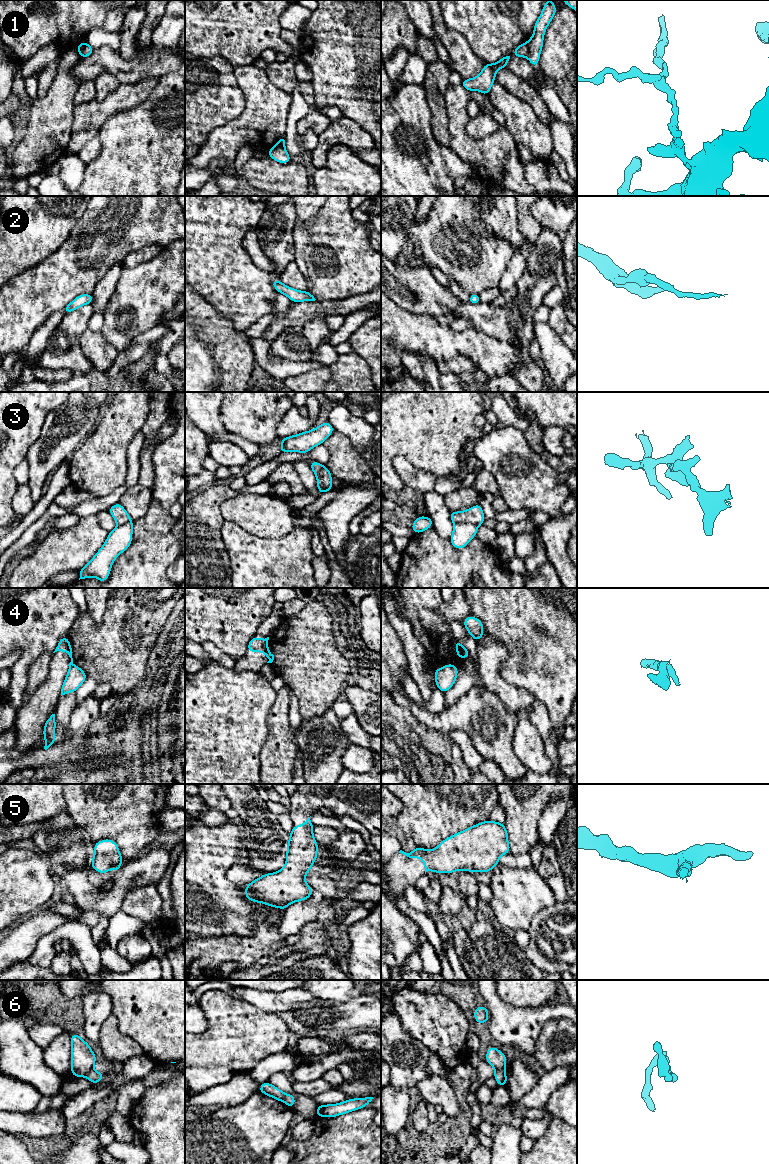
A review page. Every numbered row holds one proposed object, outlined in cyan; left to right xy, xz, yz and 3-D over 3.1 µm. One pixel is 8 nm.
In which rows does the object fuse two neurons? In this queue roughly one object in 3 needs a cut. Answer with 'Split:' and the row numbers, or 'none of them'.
Split: 1, 3, 4, 6

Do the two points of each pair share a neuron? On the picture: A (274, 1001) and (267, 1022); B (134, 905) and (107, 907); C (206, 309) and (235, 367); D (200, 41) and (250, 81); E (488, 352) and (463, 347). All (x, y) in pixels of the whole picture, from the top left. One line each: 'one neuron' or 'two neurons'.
A: two neurons
B: two neurons
C: one neuron
D: two neurons
E: one neuron

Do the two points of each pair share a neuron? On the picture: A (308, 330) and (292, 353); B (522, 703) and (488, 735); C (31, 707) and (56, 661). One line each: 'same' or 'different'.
A: same
B: different
C: same

